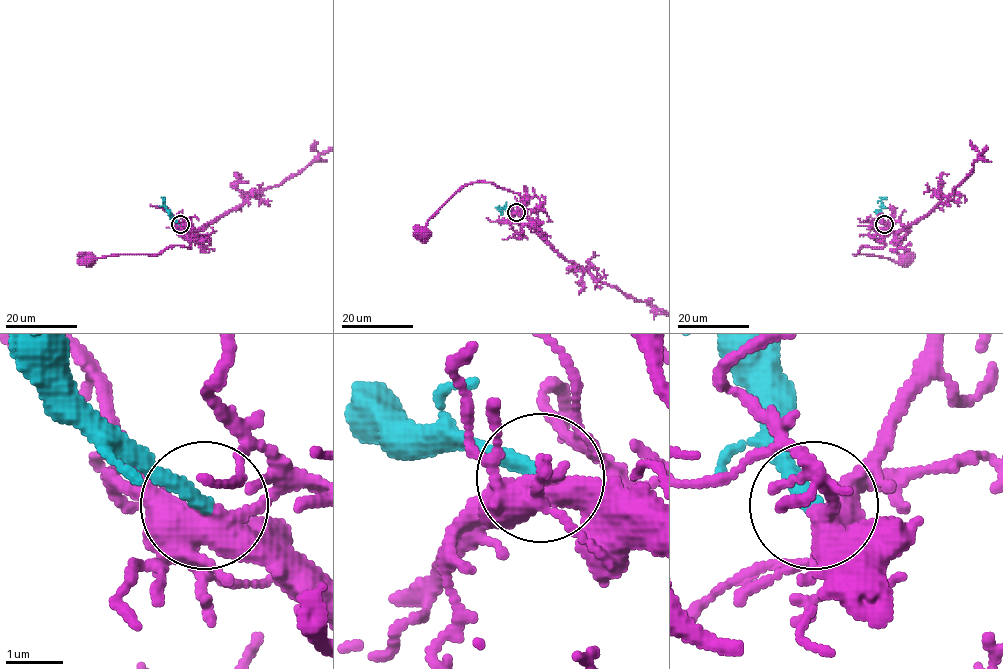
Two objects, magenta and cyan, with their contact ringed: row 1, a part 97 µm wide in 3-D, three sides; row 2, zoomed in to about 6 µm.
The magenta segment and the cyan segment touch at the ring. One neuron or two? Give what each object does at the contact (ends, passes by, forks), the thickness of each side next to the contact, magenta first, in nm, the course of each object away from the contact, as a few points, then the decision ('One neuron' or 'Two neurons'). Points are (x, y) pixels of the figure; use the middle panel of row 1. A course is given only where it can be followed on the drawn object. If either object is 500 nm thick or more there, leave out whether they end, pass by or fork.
At the ring magenta forks. At the ring cyan ends. Thickness 380 nm (magenta) against 300 nm. Course of magenta: (516, 212), (525, 215), (527, 209), (516, 192), (478, 181), (462, 186), (429, 219), (423, 232). Course of cyan: (516, 212), (504, 208), (500, 209), (501, 214). One neuron

